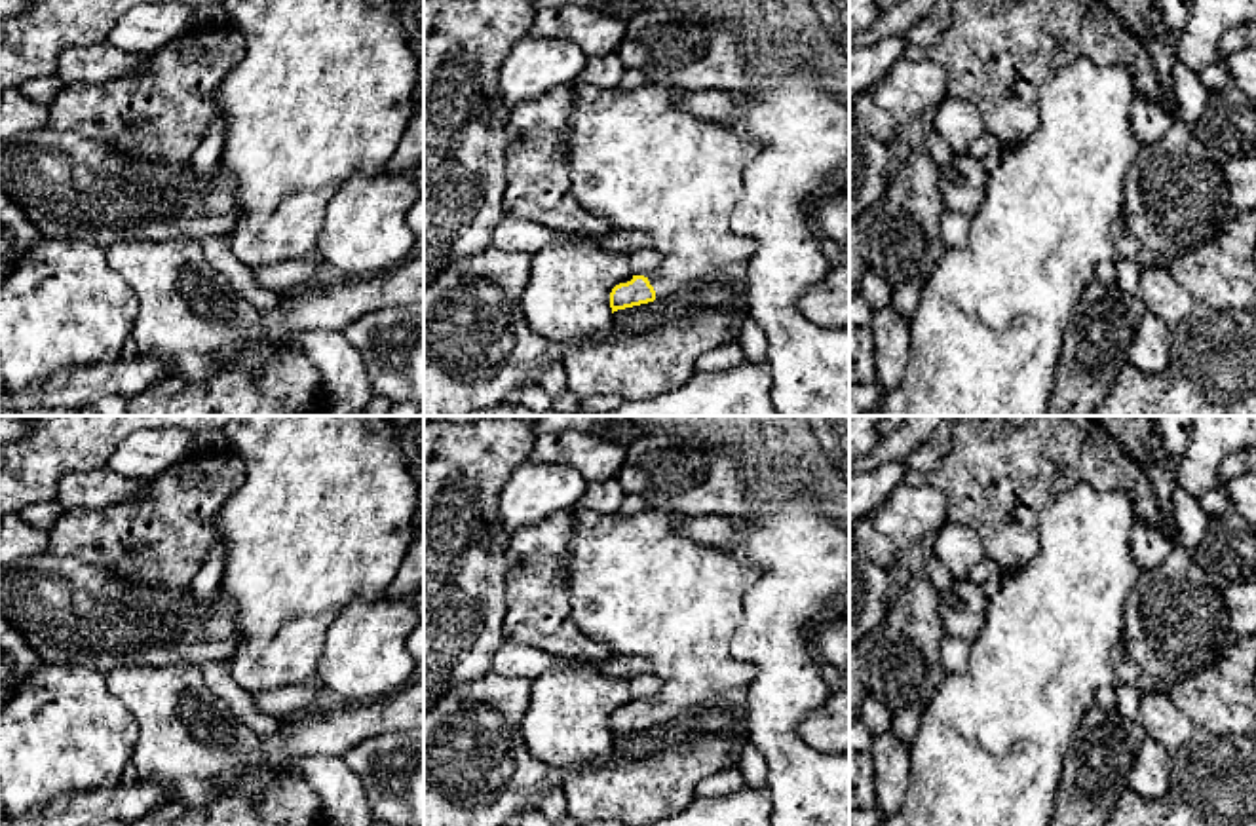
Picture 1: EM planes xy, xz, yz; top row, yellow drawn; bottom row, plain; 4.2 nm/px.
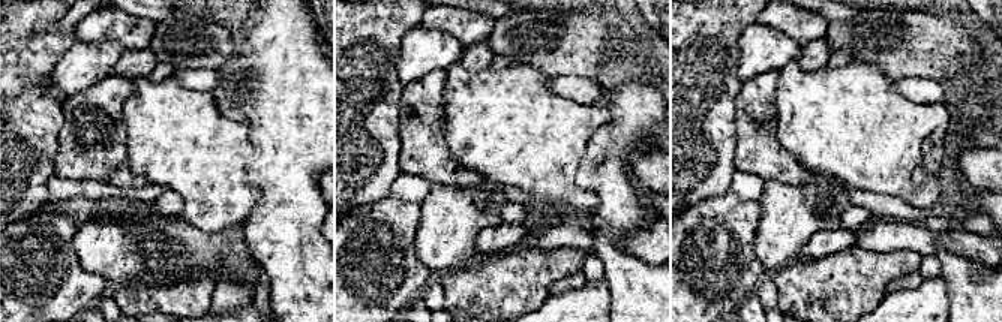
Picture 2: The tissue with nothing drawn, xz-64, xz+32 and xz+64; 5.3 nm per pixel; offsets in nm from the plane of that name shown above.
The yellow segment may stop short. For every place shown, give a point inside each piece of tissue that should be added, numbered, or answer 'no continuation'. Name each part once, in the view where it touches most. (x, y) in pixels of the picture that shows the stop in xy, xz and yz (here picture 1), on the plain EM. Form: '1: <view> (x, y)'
1: xz (635, 583)

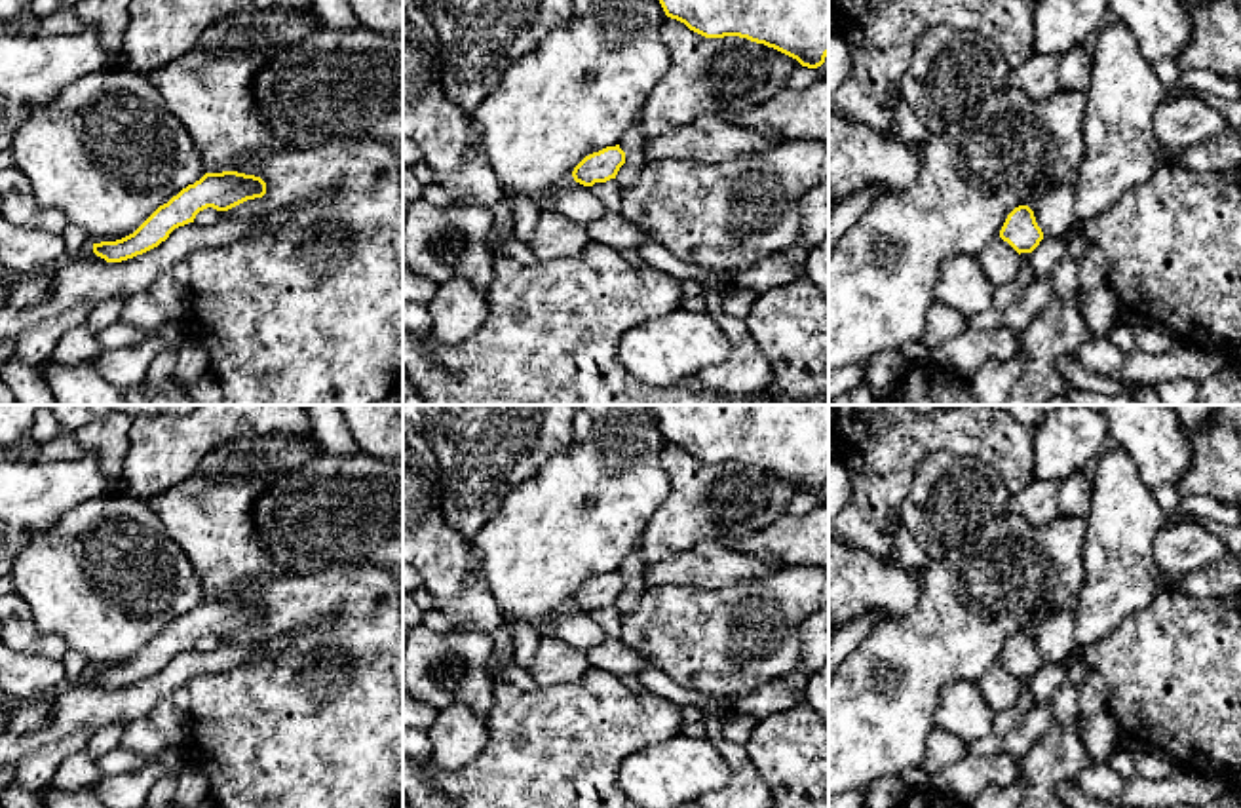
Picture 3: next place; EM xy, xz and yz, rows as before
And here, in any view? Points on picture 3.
no continuation

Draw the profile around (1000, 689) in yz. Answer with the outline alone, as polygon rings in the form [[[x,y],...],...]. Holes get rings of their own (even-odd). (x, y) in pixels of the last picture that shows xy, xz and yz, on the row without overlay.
[[[1000,662],[990,667],[979,681],[984,702],[998,711],[1011,711],[1019,698],[1019,679]]]

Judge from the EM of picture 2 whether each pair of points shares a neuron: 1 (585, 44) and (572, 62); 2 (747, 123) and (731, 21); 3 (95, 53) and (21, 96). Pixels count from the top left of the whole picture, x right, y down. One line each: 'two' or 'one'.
1: one
2: two
3: two

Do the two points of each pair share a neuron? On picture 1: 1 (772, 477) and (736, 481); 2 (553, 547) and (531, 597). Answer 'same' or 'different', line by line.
1: different
2: same

